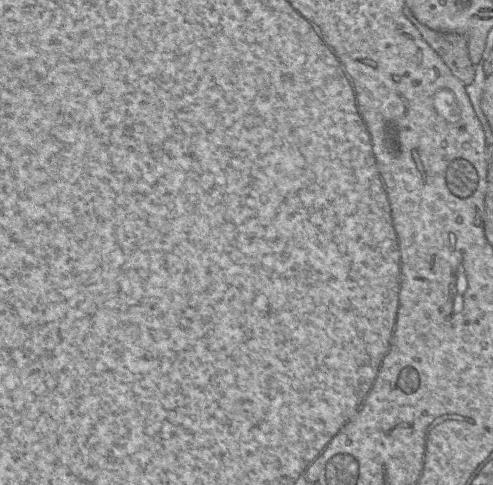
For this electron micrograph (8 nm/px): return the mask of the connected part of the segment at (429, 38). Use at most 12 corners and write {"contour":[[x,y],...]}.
{"contour":[[404,15],[465,86],[474,81],[465,35],[428,28]]}

